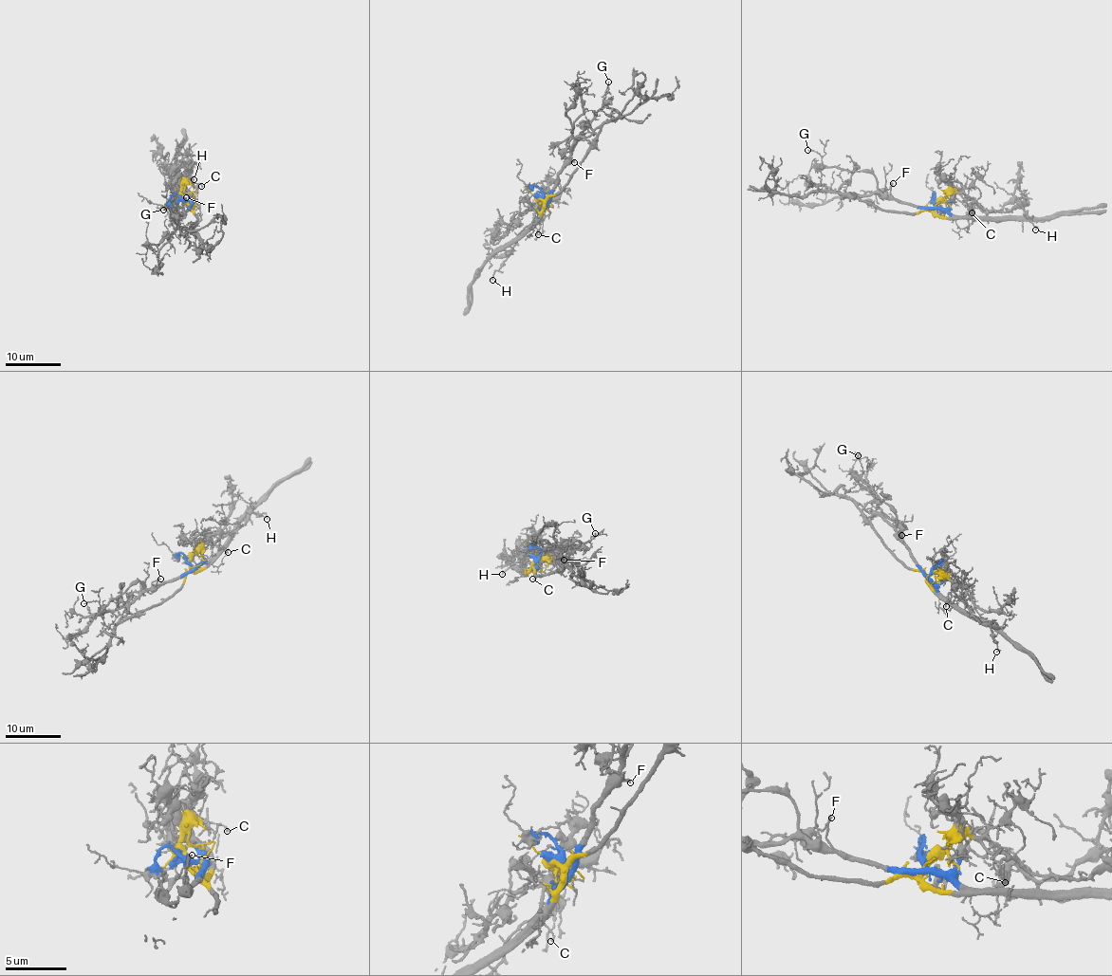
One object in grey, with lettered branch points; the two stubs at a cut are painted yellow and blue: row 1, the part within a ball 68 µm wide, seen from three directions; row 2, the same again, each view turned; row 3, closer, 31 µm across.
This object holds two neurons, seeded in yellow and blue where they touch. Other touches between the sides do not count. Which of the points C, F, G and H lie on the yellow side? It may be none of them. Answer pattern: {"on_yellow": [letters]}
{"on_yellow": ["C", "H"]}

